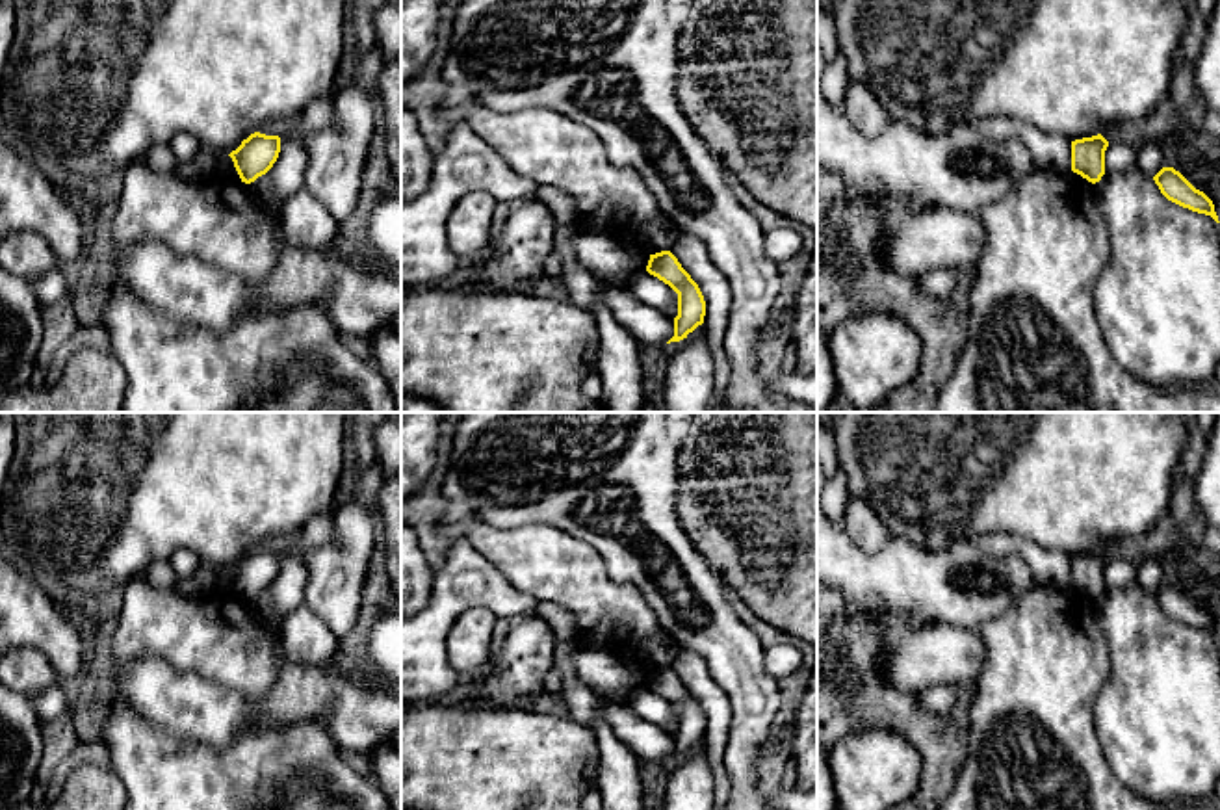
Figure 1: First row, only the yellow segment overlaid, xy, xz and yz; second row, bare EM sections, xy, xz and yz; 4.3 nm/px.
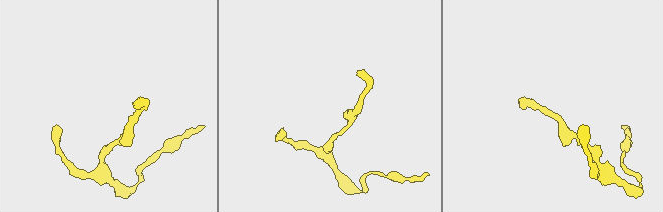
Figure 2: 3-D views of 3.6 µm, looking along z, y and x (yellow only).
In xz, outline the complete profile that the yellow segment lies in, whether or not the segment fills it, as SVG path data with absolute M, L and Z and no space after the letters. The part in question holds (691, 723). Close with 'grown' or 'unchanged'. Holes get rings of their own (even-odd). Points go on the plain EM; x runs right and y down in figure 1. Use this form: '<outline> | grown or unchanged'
M670 667L650 671L646 687L668 700L678 710L674 752L667 760L687 754L689 749L704 739L706 732L706 717L698 700Z | unchanged

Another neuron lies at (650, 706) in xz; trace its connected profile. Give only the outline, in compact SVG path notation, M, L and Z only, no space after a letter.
M648 687L633 691L626 702L641 719L657 725L667 732L676 732L674 706Z

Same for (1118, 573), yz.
M1109 559L1105 567L1105 591L1120 591L1135 583L1138 563Z

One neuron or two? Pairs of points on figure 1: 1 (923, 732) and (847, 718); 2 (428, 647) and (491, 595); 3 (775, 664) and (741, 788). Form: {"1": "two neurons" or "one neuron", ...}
{"1": "one neuron", "2": "one neuron", "3": "two neurons"}

